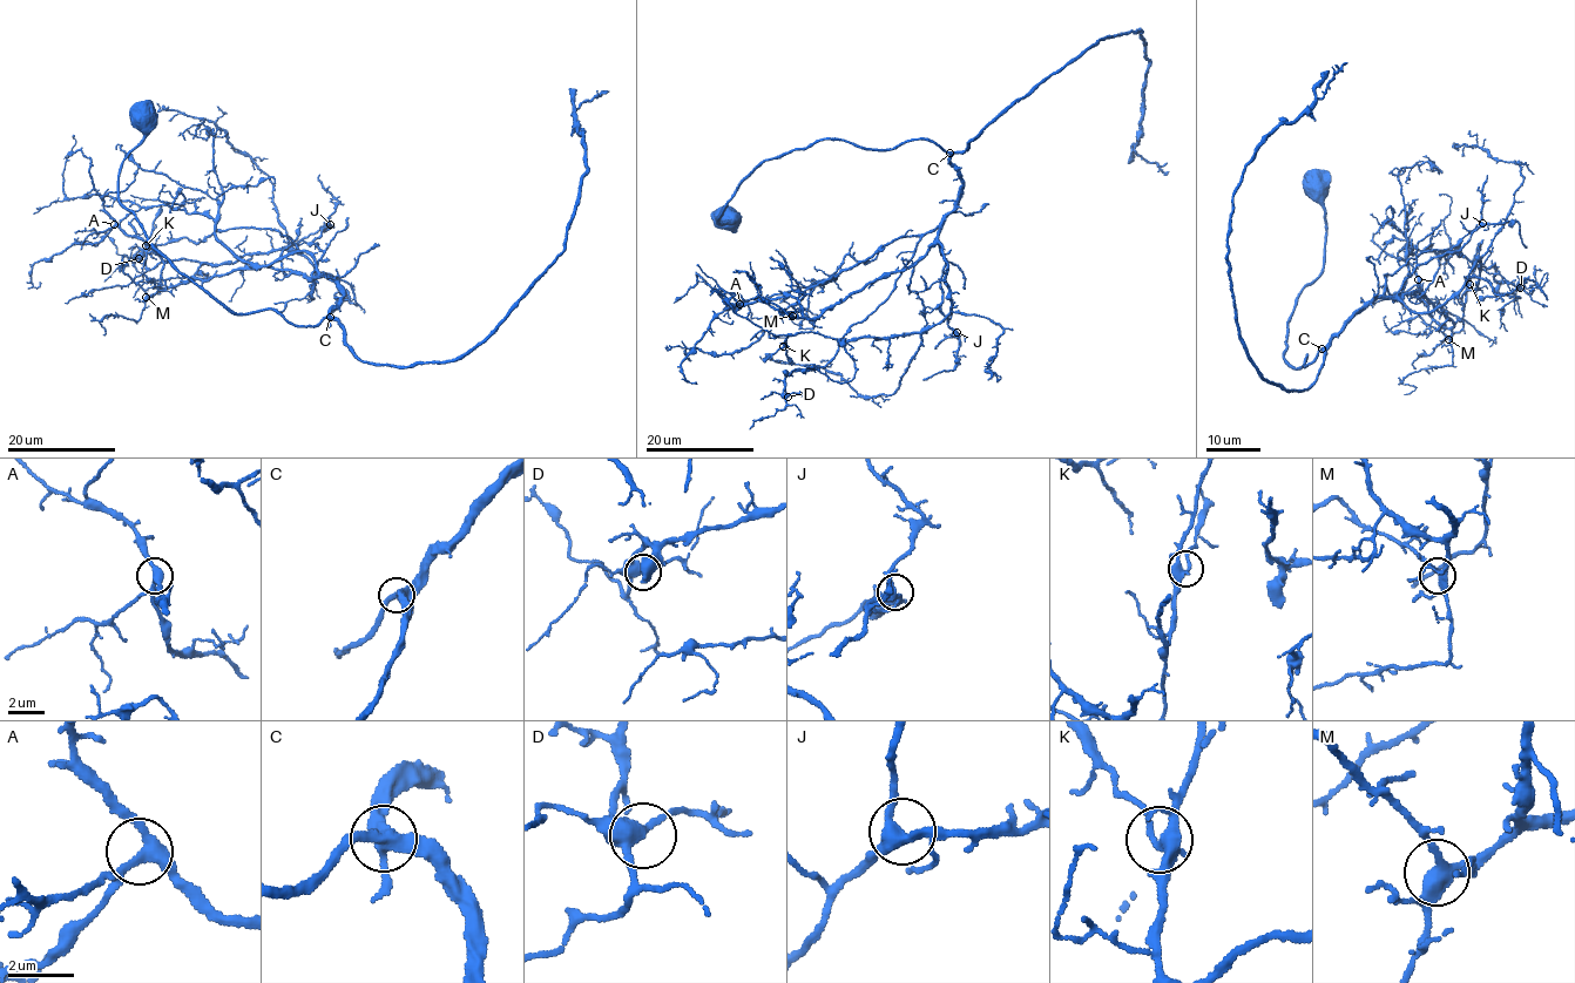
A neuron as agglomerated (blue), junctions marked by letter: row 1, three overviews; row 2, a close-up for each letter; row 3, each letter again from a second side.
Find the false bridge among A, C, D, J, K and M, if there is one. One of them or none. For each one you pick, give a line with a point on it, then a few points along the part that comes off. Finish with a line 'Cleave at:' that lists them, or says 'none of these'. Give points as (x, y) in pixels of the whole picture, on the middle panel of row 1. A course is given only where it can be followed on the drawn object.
Cleave at: none of these

